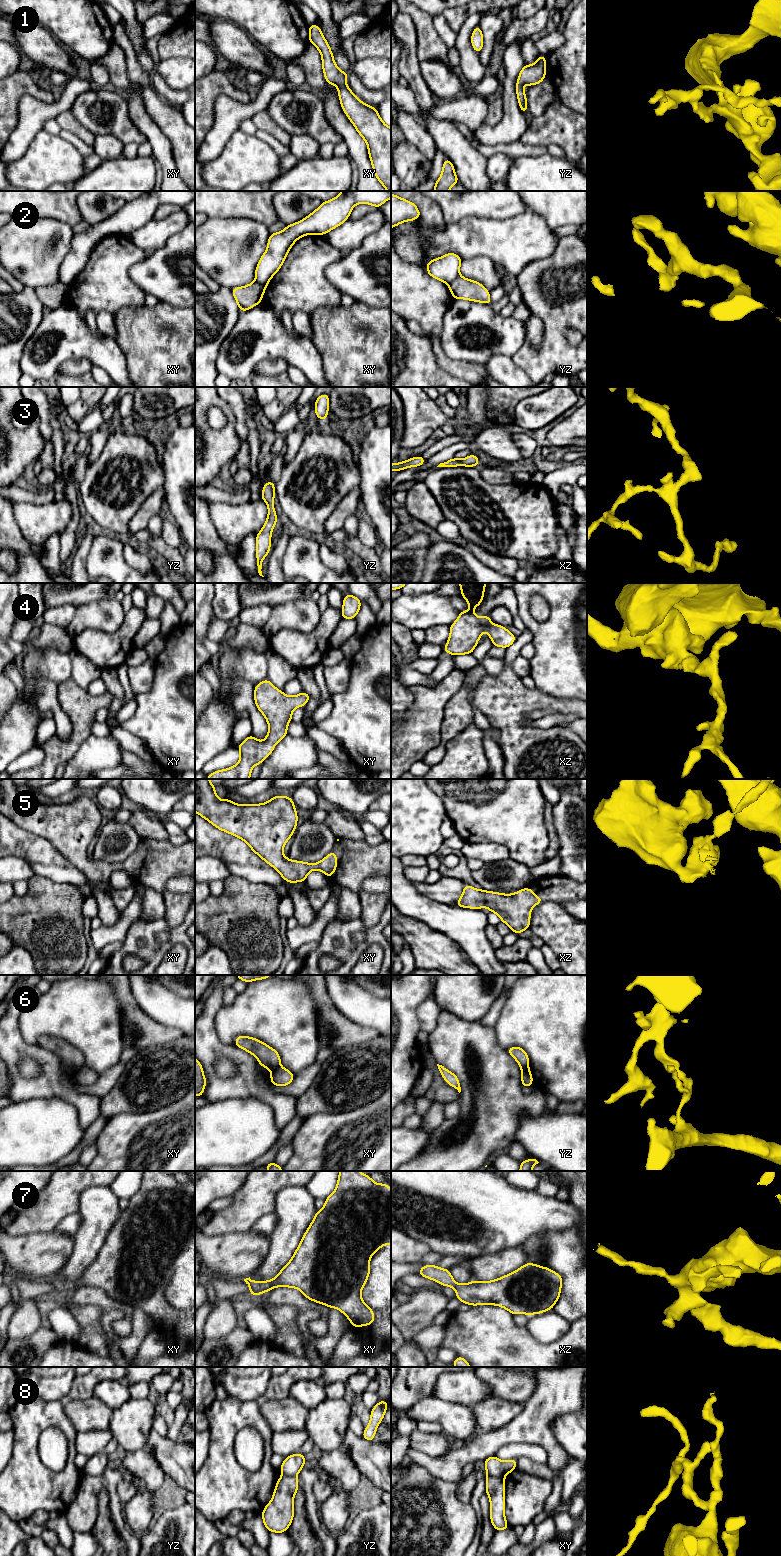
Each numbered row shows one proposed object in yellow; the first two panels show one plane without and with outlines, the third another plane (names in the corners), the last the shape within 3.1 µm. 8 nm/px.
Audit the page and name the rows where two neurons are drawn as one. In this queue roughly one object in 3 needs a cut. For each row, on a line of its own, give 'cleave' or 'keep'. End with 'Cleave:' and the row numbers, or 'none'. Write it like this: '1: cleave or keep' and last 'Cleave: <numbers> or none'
1: keep
2: cleave
3: keep
4: keep
5: keep
6: cleave
7: keep
8: cleave
Cleave: 2, 6, 8

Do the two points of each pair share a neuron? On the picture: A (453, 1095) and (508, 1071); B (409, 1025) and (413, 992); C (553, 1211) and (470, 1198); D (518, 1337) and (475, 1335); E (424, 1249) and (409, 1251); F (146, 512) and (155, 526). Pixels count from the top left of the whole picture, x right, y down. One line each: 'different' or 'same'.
A: different
B: same
C: same
D: same
E: same
F: different

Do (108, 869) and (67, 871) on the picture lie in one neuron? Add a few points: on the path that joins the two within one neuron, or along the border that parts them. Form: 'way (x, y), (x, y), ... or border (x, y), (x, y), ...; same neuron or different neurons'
border (62, 855), (89, 880), (93, 882), (101, 881); different neurons

